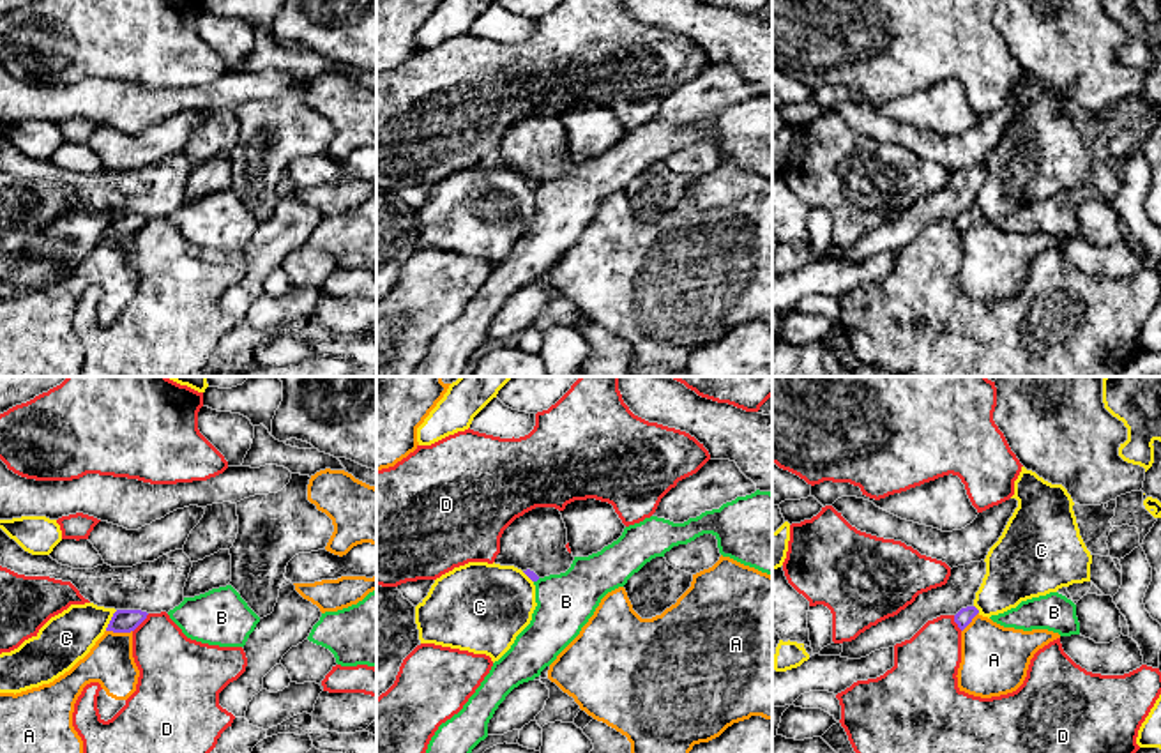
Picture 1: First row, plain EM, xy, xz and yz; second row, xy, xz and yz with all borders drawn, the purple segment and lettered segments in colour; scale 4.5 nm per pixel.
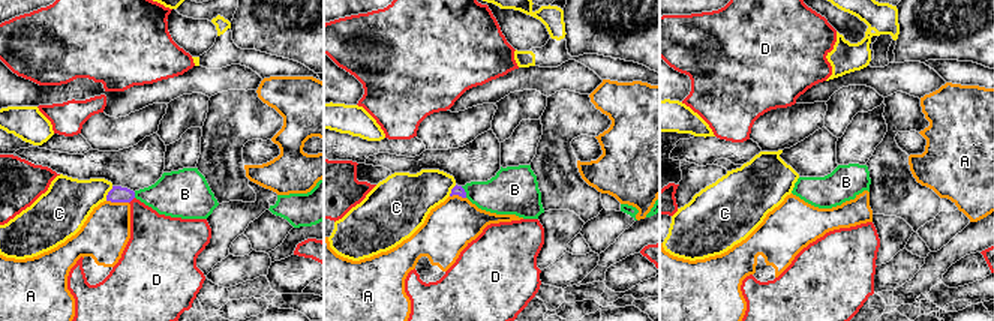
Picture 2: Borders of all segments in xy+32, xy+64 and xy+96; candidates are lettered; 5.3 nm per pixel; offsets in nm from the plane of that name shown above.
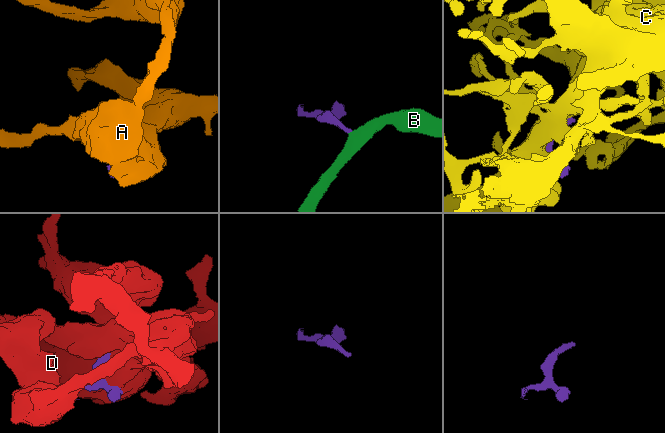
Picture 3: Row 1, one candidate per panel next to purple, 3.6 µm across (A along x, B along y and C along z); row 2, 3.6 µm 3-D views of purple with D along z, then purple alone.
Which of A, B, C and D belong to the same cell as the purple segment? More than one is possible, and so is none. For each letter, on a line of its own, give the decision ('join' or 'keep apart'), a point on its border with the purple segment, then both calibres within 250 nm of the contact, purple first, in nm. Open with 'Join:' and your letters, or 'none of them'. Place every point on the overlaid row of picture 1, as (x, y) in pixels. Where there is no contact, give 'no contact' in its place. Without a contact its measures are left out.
Join: none of them
A: keep apart; meets purple in xy at (119, 631); 110 nm thick on the purple side, 220 nm on the other
B: keep apart; meets purple in xz at (536, 580); 40 nm thick on the purple side, 260 nm on the other
C: keep apart; meets purple in xy at (110, 621); 110 nm thick on the purple side, 240 nm on the other
D: keep apart; meets purple in xy at (142, 621); 110 nm thick on the purple side, 300 nm on the other

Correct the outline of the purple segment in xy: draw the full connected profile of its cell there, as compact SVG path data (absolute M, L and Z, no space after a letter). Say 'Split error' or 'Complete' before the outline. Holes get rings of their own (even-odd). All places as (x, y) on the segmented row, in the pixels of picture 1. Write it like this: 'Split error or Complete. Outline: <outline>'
Complete. Outline: M117 610L106 631L131 633L147 619L147 615L148 613L141 610Z

